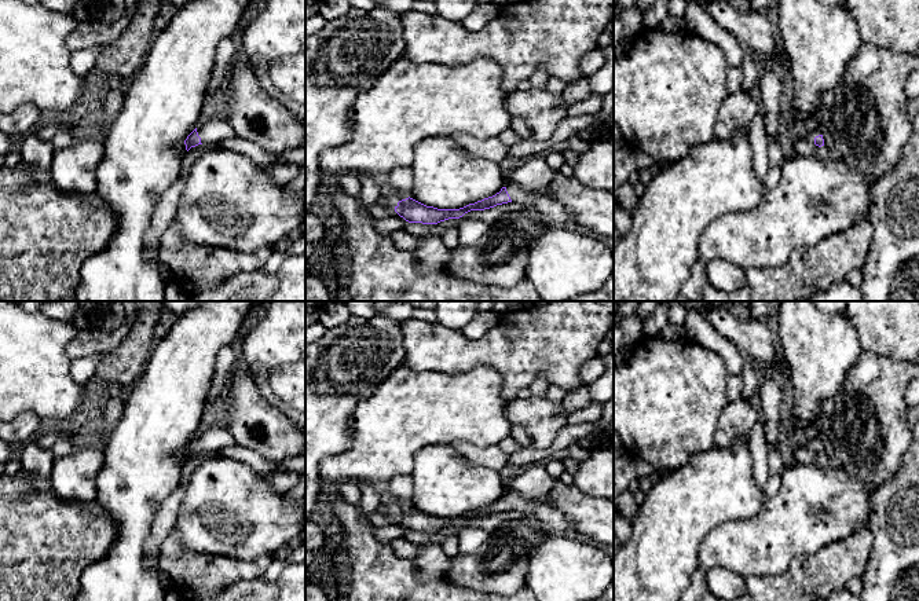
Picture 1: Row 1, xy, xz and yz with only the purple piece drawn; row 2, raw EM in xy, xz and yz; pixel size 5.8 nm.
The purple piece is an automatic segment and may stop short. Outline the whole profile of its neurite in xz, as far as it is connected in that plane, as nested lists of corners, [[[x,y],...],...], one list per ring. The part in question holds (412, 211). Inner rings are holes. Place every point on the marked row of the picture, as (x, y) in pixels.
[[[508,184],[495,195],[460,209],[437,209],[409,197],[398,202],[395,212],[409,223],[437,224],[448,219],[460,219],[471,210],[484,210],[508,202],[528,202],[534,215],[554,226],[575,224],[572,213],[559,202],[539,195],[538,190],[526,190],[517,184]]]

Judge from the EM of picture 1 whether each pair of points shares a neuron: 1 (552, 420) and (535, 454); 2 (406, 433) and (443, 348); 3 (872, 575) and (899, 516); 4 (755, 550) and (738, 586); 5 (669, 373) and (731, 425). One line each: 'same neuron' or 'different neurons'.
1: different neurons
2: different neurons
3: same neuron
4: different neurons
5: different neurons

